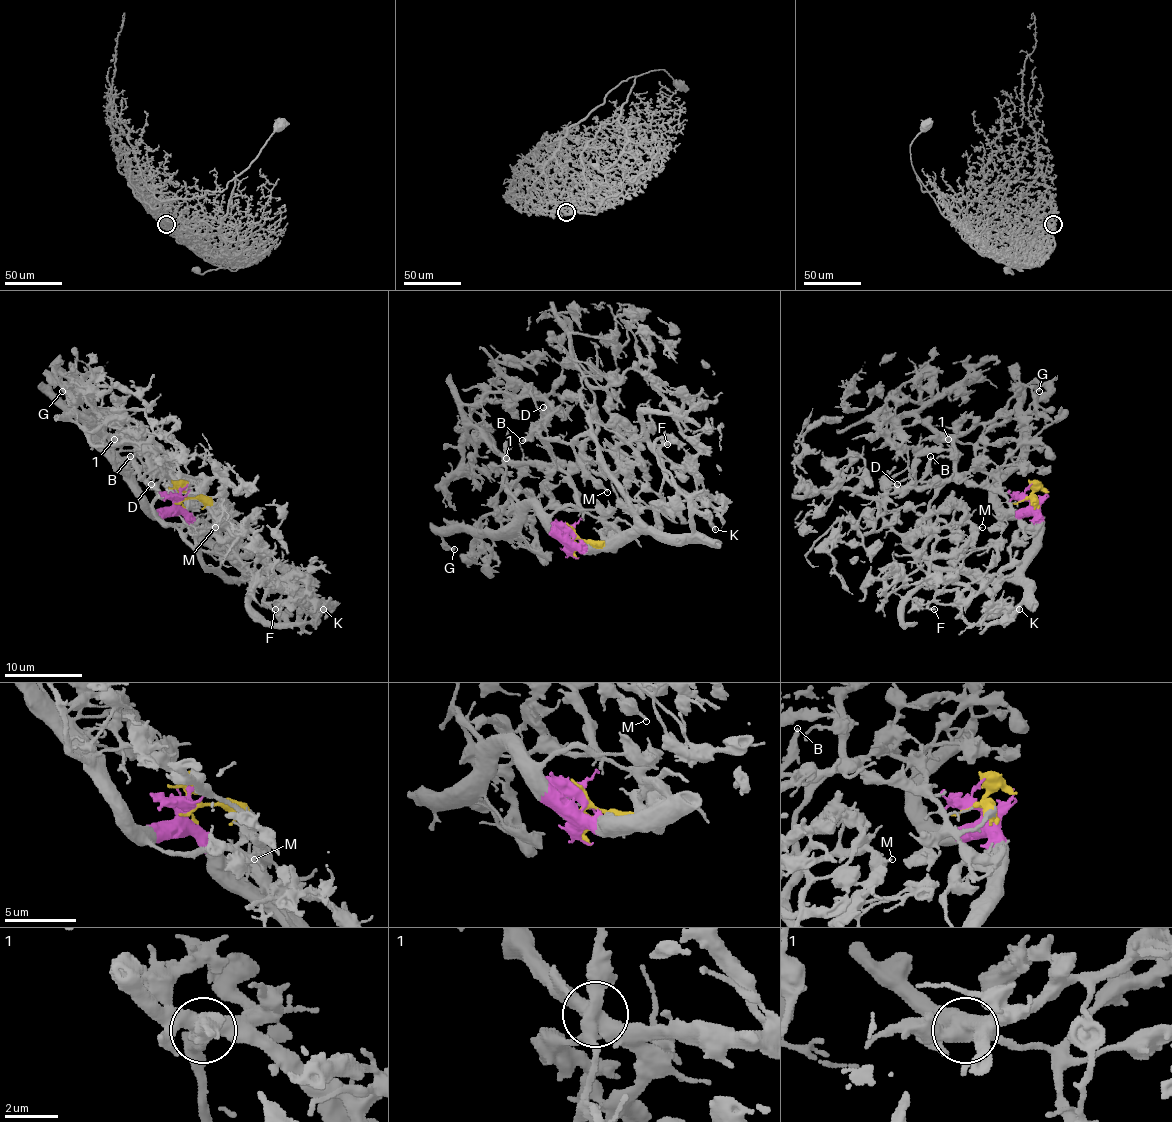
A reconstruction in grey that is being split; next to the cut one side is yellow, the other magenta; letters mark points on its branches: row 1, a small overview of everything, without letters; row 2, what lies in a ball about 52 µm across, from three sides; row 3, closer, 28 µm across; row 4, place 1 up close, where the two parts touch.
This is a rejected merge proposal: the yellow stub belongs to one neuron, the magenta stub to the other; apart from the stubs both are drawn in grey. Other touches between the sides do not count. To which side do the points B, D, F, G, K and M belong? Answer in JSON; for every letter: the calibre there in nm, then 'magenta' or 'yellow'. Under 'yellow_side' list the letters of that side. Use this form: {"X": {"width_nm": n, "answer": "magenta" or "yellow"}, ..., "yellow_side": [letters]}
{"B": {"width_nm": 300, "answer": "magenta"}, "D": {"width_nm": 160, "answer": "yellow"}, "F": {"width_nm": 190, "answer": "magenta"}, "G": {"width_nm": 240, "answer": "magenta"}, "K": {"width_nm": 180, "answer": "magenta"}, "M": {"width_nm": 220, "answer": "magenta"}, "yellow_side": ["D"]}

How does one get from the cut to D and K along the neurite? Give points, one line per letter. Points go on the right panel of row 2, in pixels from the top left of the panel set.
D: (1028, 499), (1018, 512), (969, 485), (952, 442), (906, 415), (882, 446), (907, 456), (898, 483)
K: (1028, 499), (1033, 504), (1035, 551), (1024, 568), (1024, 599), (1002, 621), (1008, 621), (1020, 609)

